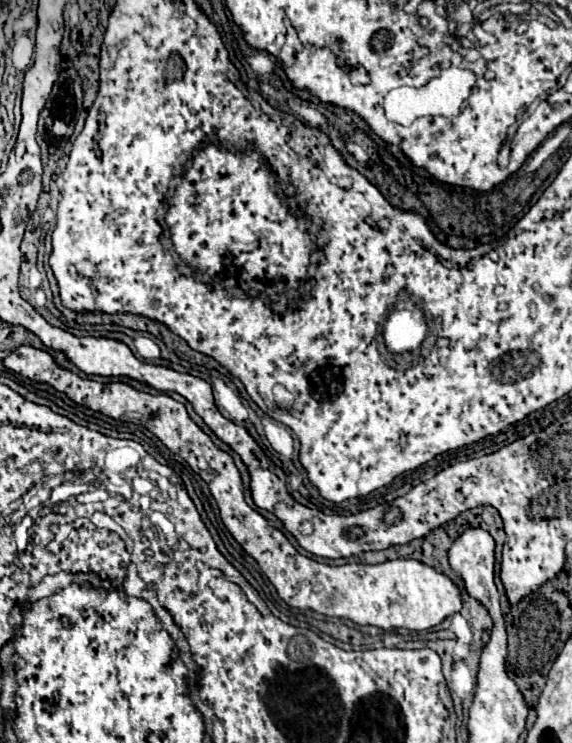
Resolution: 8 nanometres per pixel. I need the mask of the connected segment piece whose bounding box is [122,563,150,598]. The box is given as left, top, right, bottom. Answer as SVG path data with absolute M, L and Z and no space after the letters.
M130 563L127 567L128 578L123 583L122 589L127 596L138 597L141 592L142 598L149 597L149 587L138 576L137 567Z

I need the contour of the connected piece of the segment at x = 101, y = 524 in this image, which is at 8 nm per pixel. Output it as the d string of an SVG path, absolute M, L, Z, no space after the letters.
M96 512L92 517L94 517L93 523L97 527L113 531L117 533L125 542L131 542L131 540L128 540L130 538L126 534L125 530L105 513Z

